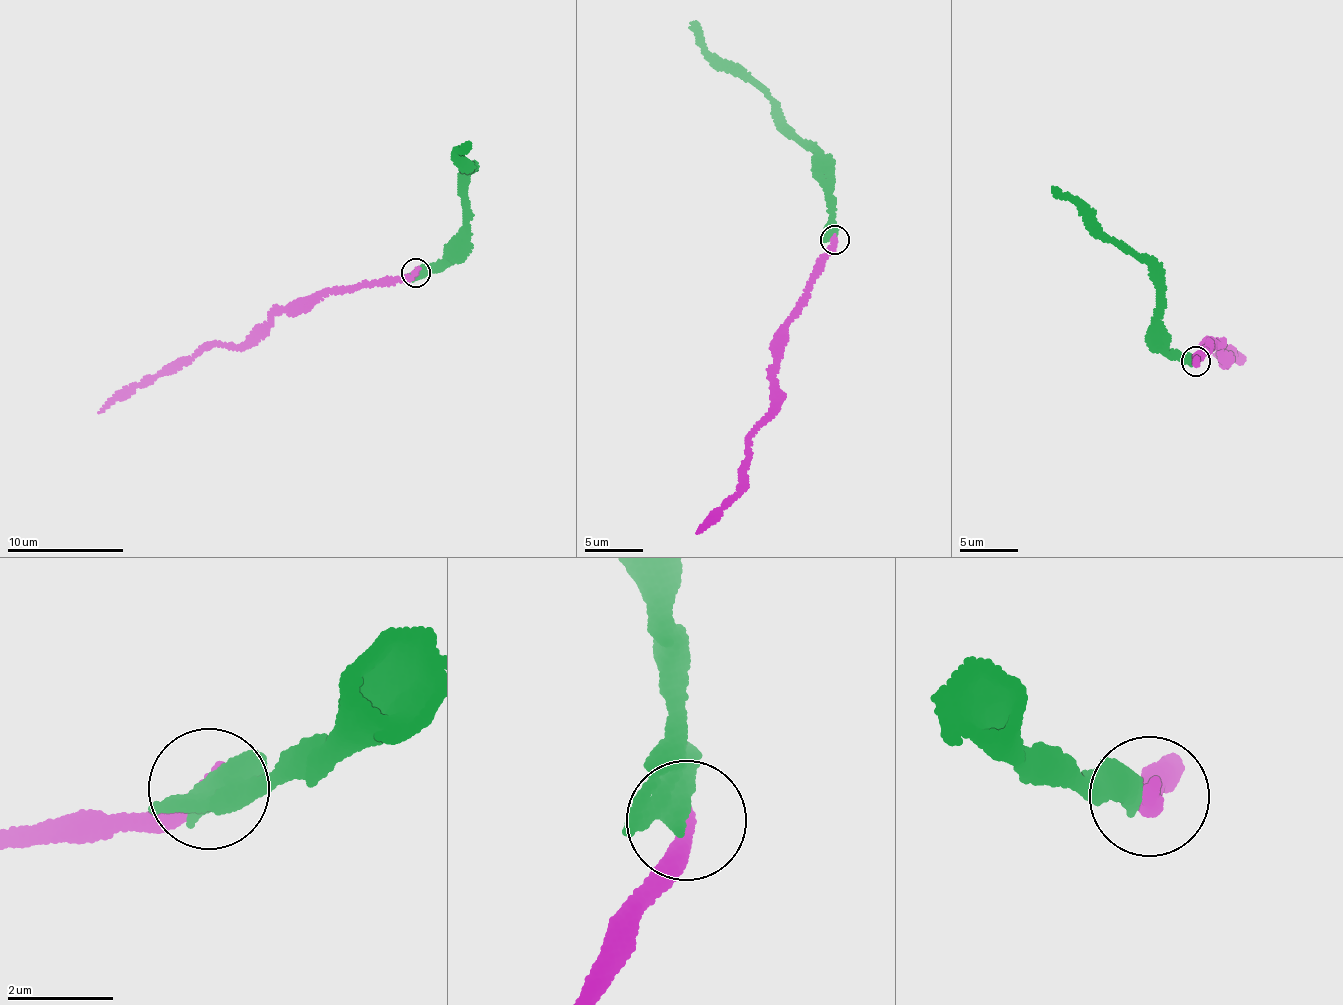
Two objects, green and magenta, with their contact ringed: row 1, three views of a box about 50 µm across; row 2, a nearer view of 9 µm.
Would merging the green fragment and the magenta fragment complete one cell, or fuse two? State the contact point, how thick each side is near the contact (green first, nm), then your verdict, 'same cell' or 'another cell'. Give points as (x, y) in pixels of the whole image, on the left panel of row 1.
(416, 273) | 600/360 nm | same cell

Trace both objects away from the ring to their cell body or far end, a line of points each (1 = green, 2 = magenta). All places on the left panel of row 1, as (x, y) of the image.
1: (413, 274), (422, 273), (447, 259), (447, 246), (461, 236), (464, 177), (476, 169), (458, 153), (465, 144)
2: (416, 273), (350, 289), (323, 290), (275, 314), (272, 325), (238, 345), (213, 344), (116, 392), (98, 412)

